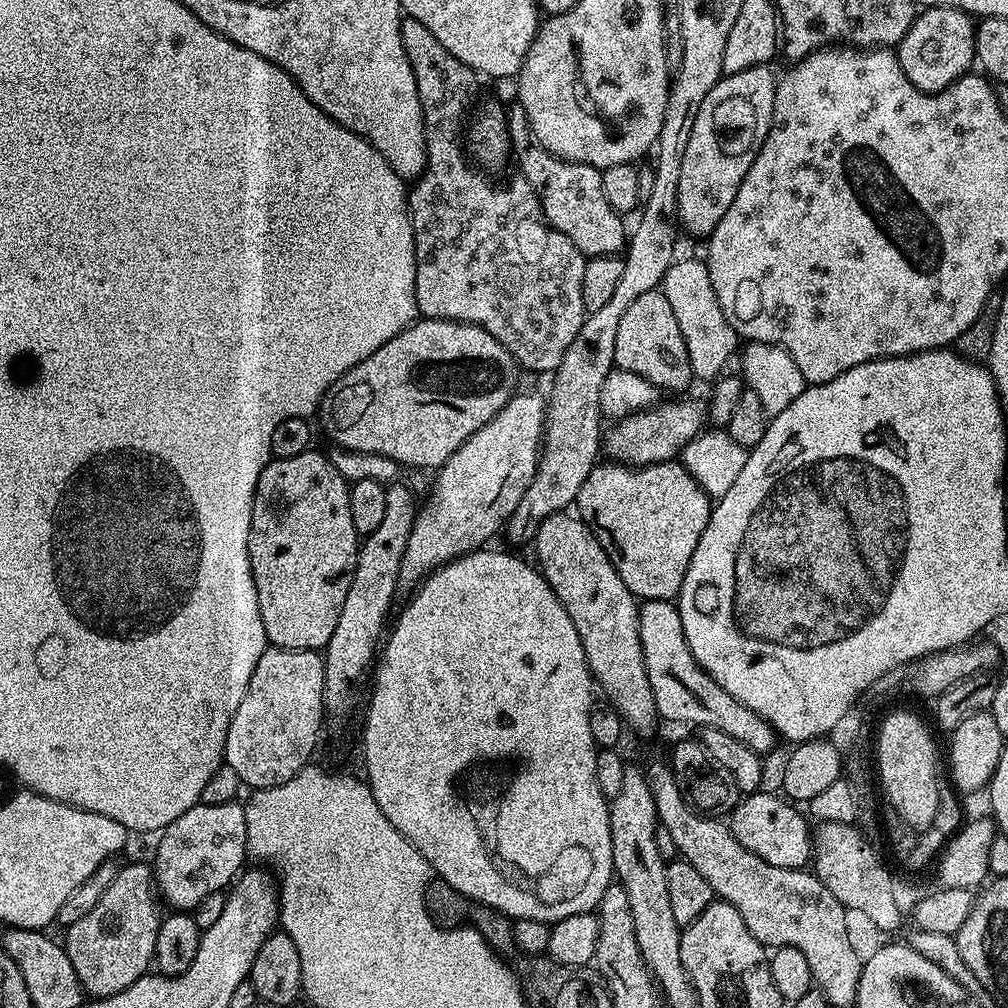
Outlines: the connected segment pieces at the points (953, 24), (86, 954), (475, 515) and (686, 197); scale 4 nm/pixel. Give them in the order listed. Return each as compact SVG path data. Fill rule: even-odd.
M934 6L917 11L910 30L901 38L895 49L898 62L923 92L941 92L969 71L976 60L976 24L969 13L961 8Z
M128 864L117 871L110 886L106 886L102 898L98 898L94 910L90 910L90 914L84 915L83 918L78 918L78 922L67 925L65 932L68 933L62 937L62 943L74 966L74 974L78 974L78 982L89 997L113 996L146 975L156 955L158 930L162 919L159 907L161 908L161 905L158 903L153 869L149 865L147 868L144 864Z
M532 392L520 395L513 395L486 426L470 434L435 473L432 493L416 513L406 554L402 554L401 585L419 585L429 572L467 552L483 549L487 545L484 543L507 525L518 502L522 502L522 494L526 494L540 462L546 400Z
M761 66L721 76L714 90L706 94L698 118L694 118L676 195L679 227L692 236L711 236L718 222L722 222L722 214L730 210L730 202L734 202L734 194L738 194L742 178L746 178L746 170L750 170L762 142L766 142L778 83L770 69Z

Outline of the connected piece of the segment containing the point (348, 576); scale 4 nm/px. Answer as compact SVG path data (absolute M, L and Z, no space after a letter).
M309 450L302 454L294 454L294 458L271 459L262 470L256 483L256 493L252 499L252 525L248 539L248 553L254 586L258 594L258 610L262 614L262 626L268 635L269 645L290 650L306 650L315 652L328 647L330 634L334 634L334 626L338 626L338 614L342 614L342 602L346 602L346 590L350 590L350 582L356 569L356 554L360 550L361 541L354 530L354 518L350 518L349 481L333 466L331 459L317 450Z

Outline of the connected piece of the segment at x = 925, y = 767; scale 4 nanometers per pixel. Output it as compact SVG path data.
M912 712L890 713L880 724L874 760L878 765L878 784L892 803L891 811L898 813L911 828L928 828L938 810L942 784L936 781L936 744L927 726Z

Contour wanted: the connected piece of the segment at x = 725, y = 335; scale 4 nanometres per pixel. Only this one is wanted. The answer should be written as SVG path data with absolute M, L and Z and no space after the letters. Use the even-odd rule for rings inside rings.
M677 259L666 270L662 290L674 310L674 318L678 318L678 330L682 330L682 338L686 342L693 377L697 381L715 381L727 369L724 367L728 359L737 355L738 337L726 314L722 314L718 294L714 294L714 286L710 282L707 263L703 259Z

